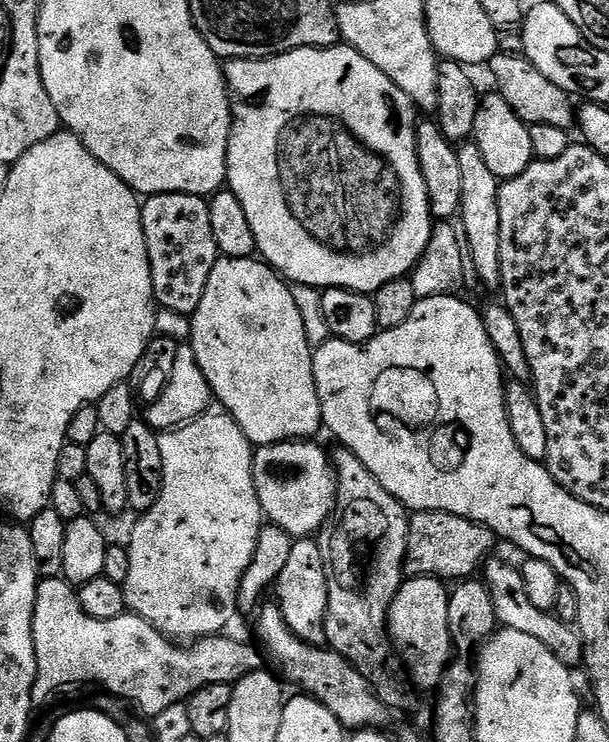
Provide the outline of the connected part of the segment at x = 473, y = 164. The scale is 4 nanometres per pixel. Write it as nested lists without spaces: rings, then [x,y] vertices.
[[[464,142],[458,148],[458,167],[462,169],[462,202],[458,213],[458,223],[466,230],[467,259],[470,268],[488,288],[501,287],[502,274],[502,222],[498,219],[498,194],[501,181],[496,179],[490,166],[482,158],[475,142]]]

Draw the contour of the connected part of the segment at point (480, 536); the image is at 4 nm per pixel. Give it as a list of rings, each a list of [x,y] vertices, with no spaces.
[[[418,512],[408,521],[404,570],[409,577],[438,576],[445,582],[459,582],[481,571],[482,565],[493,555],[495,544],[498,544],[496,533],[484,524],[475,524],[458,514]]]

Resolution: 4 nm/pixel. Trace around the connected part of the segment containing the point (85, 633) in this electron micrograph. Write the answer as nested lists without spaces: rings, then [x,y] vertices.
[[[44,578],[37,583],[32,633],[36,647],[33,701],[46,699],[63,684],[88,684],[93,680],[104,687],[101,689],[105,693],[136,703],[148,718],[187,701],[202,686],[237,684],[246,674],[259,672],[266,664],[255,643],[239,644],[228,634],[206,636],[187,646],[177,646],[150,621],[135,614],[109,620],[90,618],[82,610],[77,589],[63,578]]]

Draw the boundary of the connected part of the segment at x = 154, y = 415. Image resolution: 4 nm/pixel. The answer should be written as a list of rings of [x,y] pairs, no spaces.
[[[160,338],[151,345],[150,352],[151,355],[160,356],[159,363],[166,366],[168,381],[162,394],[147,405],[146,421],[149,427],[163,434],[198,419],[213,404],[214,397],[210,382],[206,382],[206,374],[202,374],[202,366],[198,366],[198,358],[194,358],[191,343]]]

